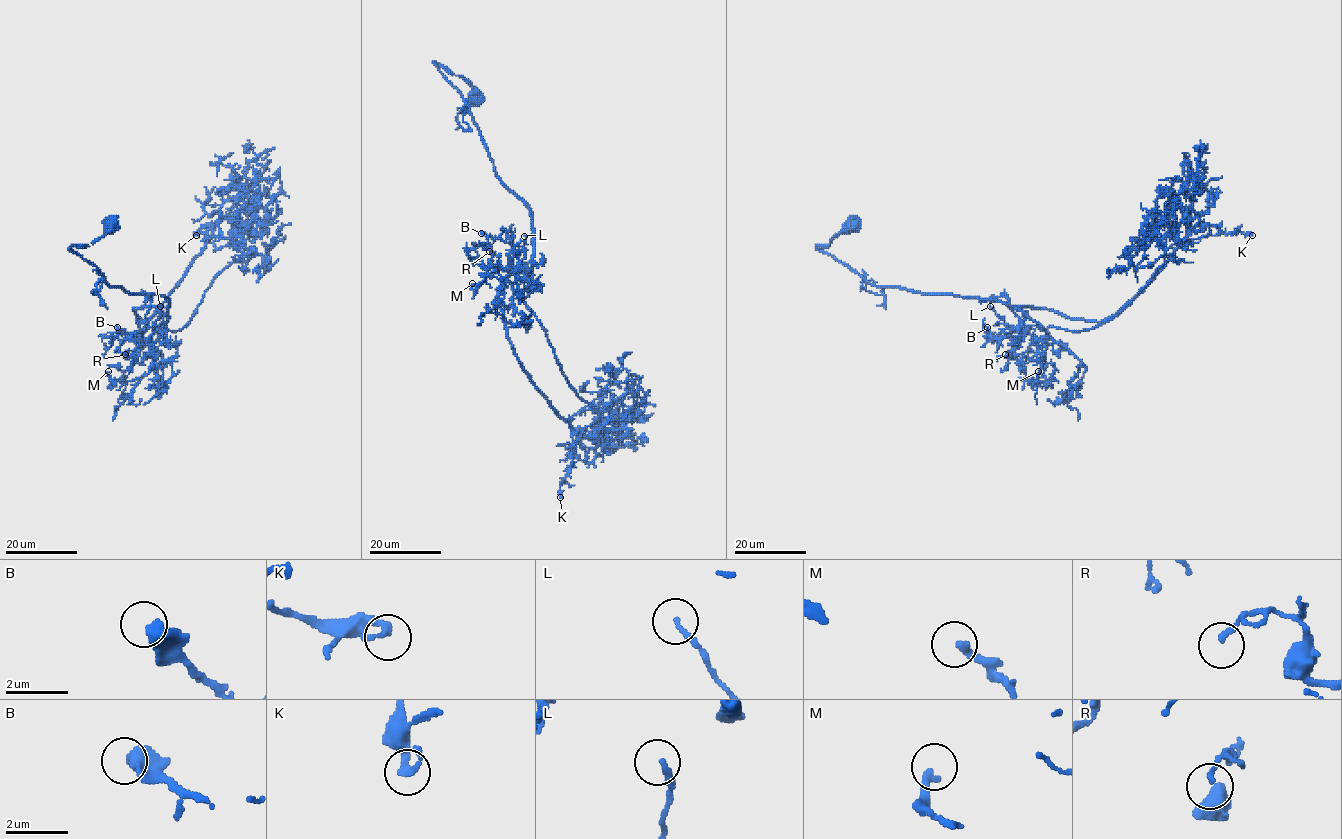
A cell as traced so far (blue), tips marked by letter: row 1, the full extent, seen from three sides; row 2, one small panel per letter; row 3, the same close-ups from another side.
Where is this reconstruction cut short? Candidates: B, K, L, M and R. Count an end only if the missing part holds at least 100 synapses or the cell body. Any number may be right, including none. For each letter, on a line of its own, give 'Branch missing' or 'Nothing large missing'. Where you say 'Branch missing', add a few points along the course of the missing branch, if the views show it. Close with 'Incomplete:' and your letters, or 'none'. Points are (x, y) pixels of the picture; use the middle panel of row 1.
B: Nothing large missing
K: Nothing large missing
L: Nothing large missing
M: Nothing large missing
R: Nothing large missing
Incomplete: none

